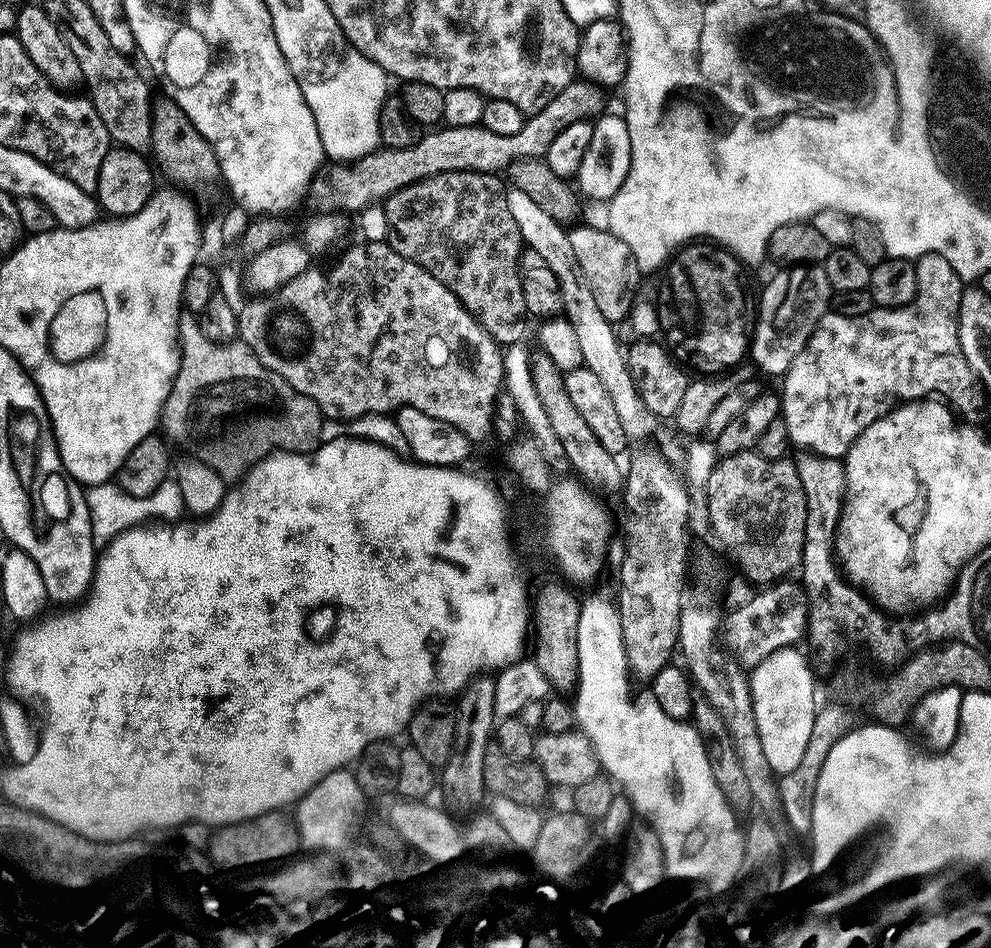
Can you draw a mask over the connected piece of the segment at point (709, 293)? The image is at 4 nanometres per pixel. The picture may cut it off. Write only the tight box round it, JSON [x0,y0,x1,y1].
[664,248,758,370]

